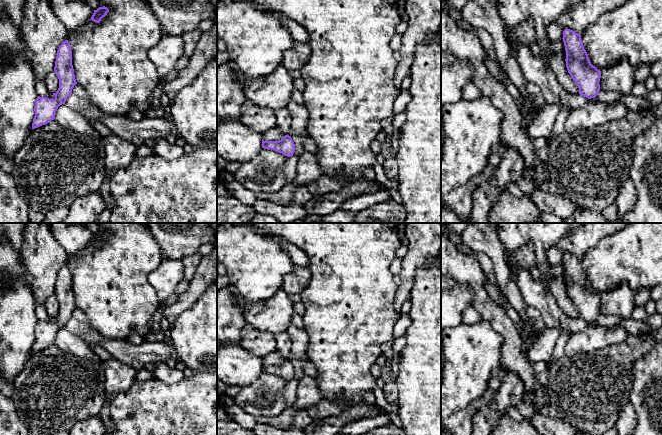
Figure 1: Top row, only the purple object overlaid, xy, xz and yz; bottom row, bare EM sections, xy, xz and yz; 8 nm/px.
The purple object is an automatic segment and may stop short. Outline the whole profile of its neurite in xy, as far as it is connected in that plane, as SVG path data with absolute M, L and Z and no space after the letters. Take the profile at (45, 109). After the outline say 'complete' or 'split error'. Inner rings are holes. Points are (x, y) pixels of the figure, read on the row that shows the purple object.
M65 40L58 48L54 71L59 79L59 88L56 93L53 93L54 99L37 97L32 129L54 120L58 107L66 102L77 84L72 65L71 46L68 40Z; complete

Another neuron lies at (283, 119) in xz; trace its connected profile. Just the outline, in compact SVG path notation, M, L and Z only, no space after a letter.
M287 108L276 111L276 122L281 133L287 135L291 127L290 113Z

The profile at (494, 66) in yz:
M488 54L485 56L485 64L492 76L499 82L505 82L506 72L498 59L492 59Z

